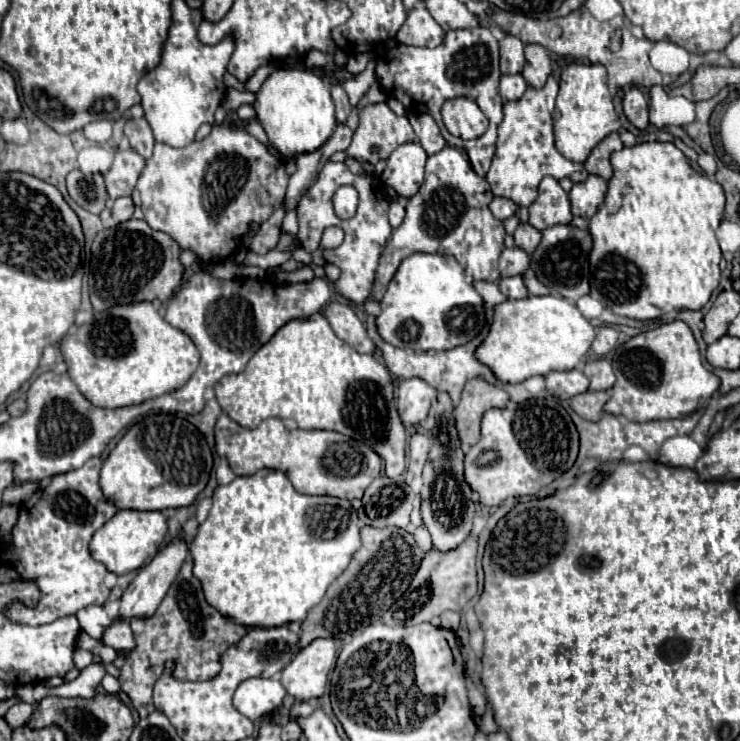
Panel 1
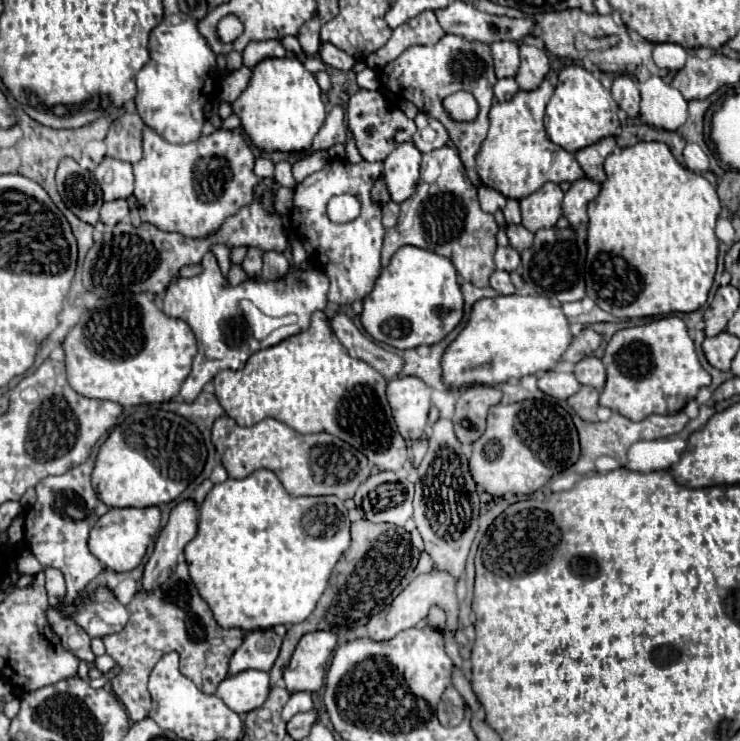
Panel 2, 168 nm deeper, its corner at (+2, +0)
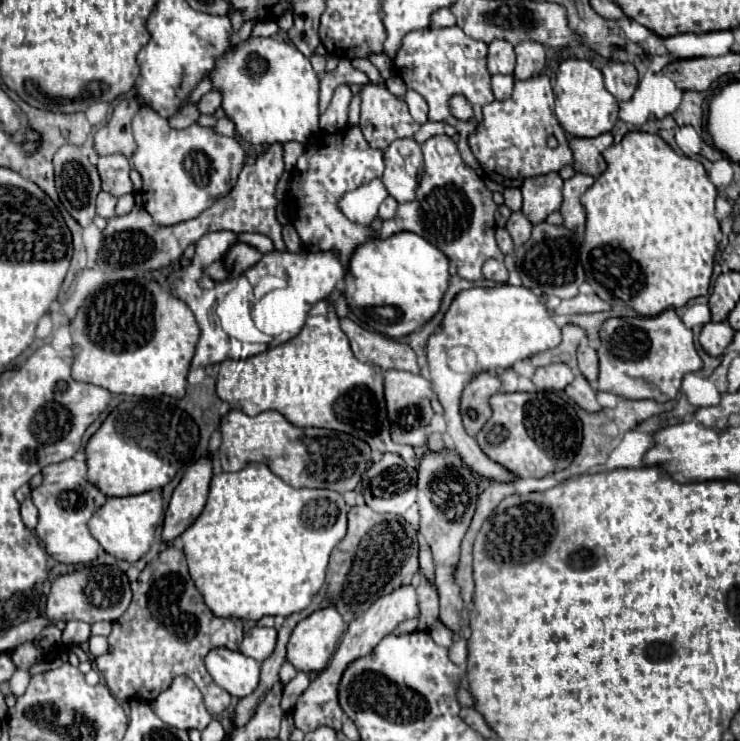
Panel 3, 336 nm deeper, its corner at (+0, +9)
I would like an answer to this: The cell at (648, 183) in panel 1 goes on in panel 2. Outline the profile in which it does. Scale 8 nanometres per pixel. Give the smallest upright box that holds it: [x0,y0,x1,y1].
[585,142,721,318]

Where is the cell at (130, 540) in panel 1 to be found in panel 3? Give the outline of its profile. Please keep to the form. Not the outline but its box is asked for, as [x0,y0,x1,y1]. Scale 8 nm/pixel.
[89,489,163,563]

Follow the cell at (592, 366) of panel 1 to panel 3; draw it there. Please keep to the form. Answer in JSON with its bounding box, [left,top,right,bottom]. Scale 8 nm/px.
[577,341,599,383]

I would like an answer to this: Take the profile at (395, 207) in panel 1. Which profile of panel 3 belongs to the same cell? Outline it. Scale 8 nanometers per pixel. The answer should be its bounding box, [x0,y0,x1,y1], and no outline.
[379,197,397,219]

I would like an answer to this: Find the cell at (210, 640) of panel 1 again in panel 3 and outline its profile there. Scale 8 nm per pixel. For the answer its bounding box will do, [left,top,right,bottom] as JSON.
[95,549,243,715]

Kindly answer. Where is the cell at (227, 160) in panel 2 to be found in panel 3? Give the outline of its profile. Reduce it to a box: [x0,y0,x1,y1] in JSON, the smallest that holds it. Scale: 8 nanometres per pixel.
[131,107,245,227]

